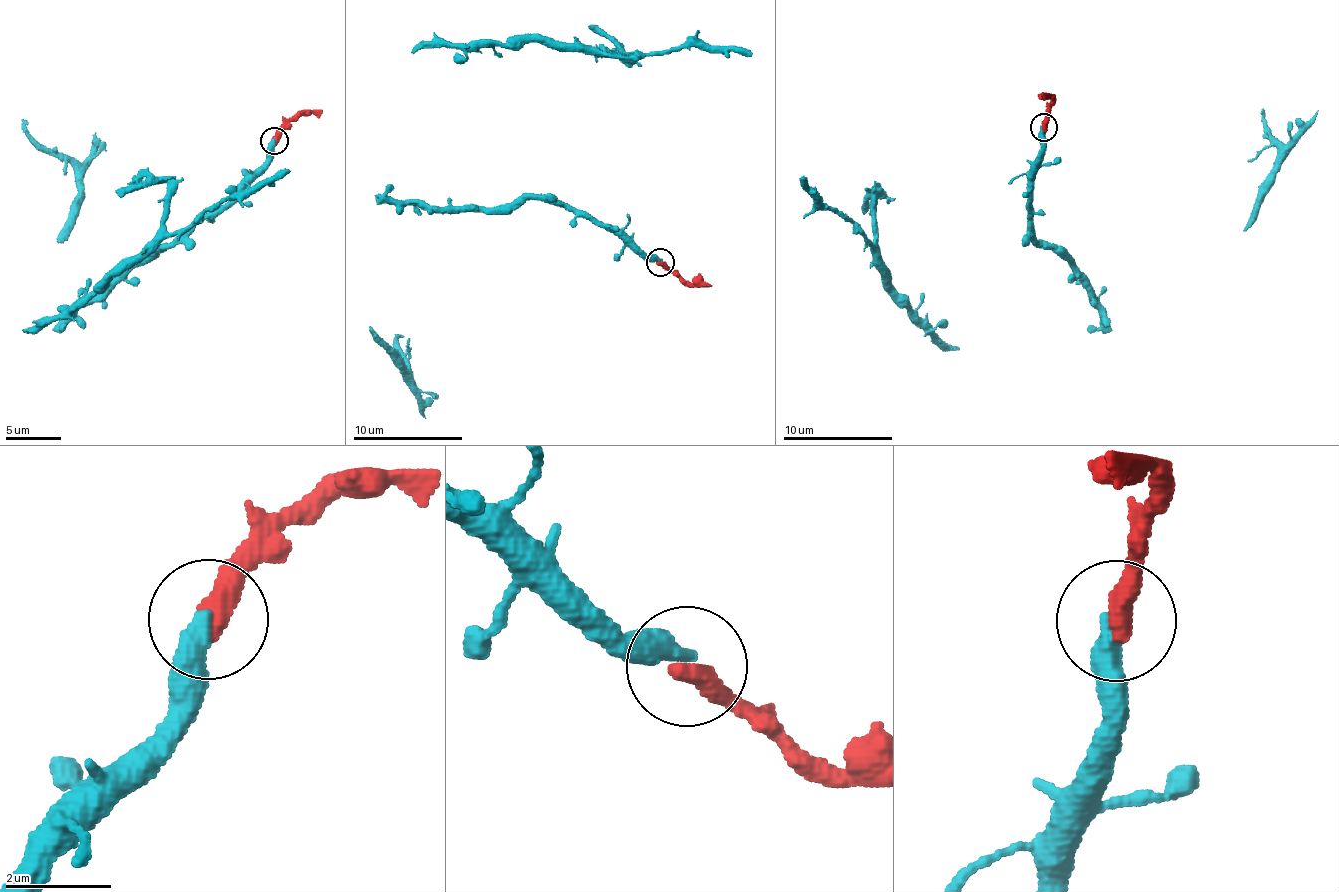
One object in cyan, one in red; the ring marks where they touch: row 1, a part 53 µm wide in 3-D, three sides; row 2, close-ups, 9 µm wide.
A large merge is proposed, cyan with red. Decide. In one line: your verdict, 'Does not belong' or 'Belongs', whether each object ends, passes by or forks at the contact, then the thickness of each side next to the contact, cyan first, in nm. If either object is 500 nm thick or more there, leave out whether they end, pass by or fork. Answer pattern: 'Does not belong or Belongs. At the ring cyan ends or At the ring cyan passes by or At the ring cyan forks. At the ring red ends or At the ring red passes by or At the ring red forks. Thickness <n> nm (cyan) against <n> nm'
Belongs. At the ring cyan ends. At the ring red ends. Thickness 400 nm (cyan) against 480 nm

